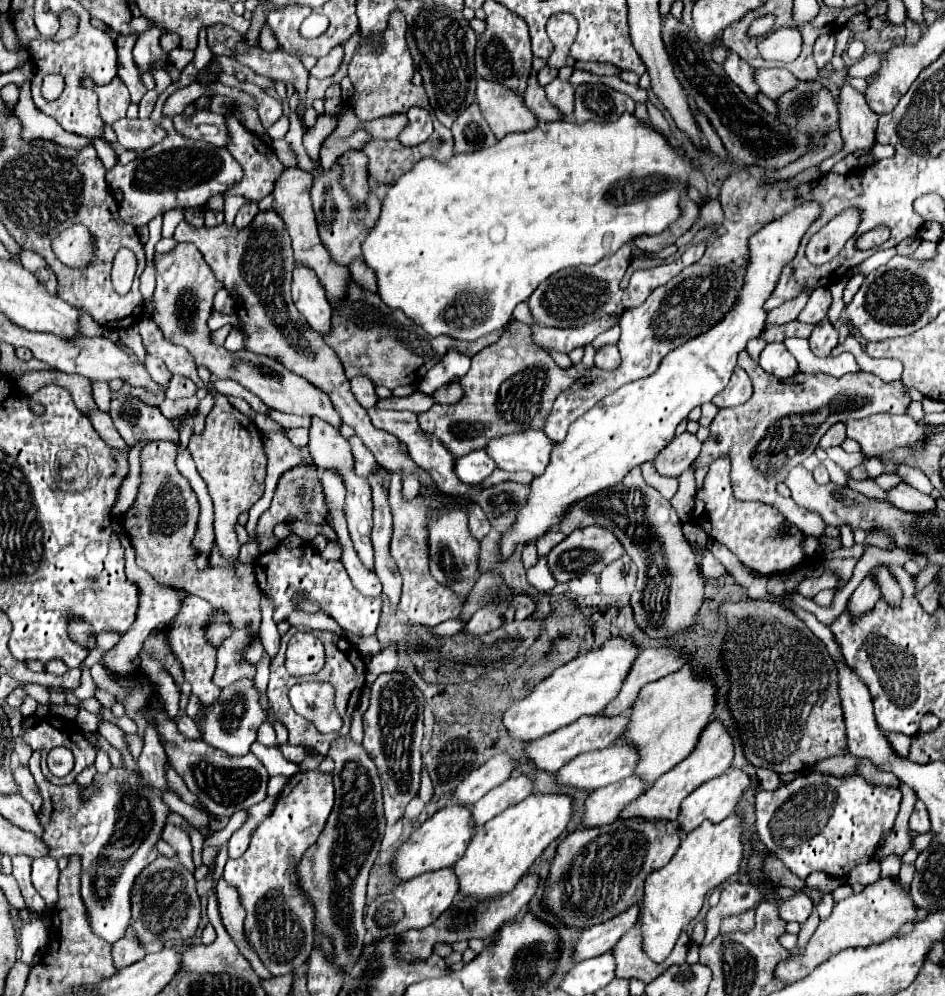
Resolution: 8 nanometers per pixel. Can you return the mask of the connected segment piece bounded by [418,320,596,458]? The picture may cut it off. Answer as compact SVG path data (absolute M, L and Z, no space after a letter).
M512 320L500 340L480 350L474 356L468 374L460 378L464 396L456 404L442 404L442 412L420 412L418 424L422 432L436 436L454 458L476 448L486 448L492 438L504 434L526 432L532 428L542 430L558 394L594 366L594 354L596 352L590 346L578 366L562 370L552 362L552 356L536 350L536 346L528 342L528 324Z

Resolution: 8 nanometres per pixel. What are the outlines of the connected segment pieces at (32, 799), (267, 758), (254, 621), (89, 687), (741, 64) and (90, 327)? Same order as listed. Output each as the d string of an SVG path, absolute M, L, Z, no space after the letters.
M20 766L18 770L14 770L14 780L20 786L22 798L28 800L32 804L32 810L38 814L40 806L42 806L42 798L40 798L40 792L36 790L36 782L34 782L30 770L26 766Z
M254 742L250 746L250 752L264 764L264 768L268 770L270 776L290 778L292 774L296 774L300 770L298 764L292 764L292 762L286 760L277 747L264 746L260 742Z
M150 442L142 450L140 458L142 472L136 500L128 512L120 516L120 522L136 550L136 564L150 572L156 582L166 586L180 586L208 600L214 609L221 609L228 616L231 627L250 626L257 635L261 622L262 592L256 582L254 565L238 562L232 570L217 566L199 572L192 568L196 554L190 542L198 522L198 498L192 486L188 486L188 480L176 468L176 444Z
M85 668L82 670L83 674L83 680L81 680L81 684L78 688L74 689L64 689L62 687L51 687L48 688L48 692L59 692L59 693L72 693L79 699L87 699L94 696L94 693L96 692L97 685L94 683L90 670L88 668Z
M726 48L726 60L724 60L724 70L726 74L732 78L732 82L736 82L752 100L756 100L756 94L758 94L758 86L752 78L752 68L736 54L732 52L730 48Z
M80 312L80 334L84 334L84 336L102 336L102 332L104 332L104 328L98 324L98 322L94 322L94 318L88 314L88 312Z

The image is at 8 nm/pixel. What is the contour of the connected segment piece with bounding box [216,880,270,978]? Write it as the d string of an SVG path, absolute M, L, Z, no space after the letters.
M224 880L218 882L218 900L220 900L220 914L222 914L222 922L228 930L228 934L234 938L236 946L240 948L240 952L250 960L254 972L260 978L270 978L270 974L266 974L268 970L262 966L260 958L256 958L256 954L252 954L250 946L244 942L244 934L242 934L242 924L244 924L244 908L238 902L238 894L236 890L232 890L232 886L228 886Z

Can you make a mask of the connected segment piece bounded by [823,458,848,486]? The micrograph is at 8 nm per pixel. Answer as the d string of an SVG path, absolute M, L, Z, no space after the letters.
M829 458L823 461L823 465L826 467L832 482L847 486L846 472L839 465Z

